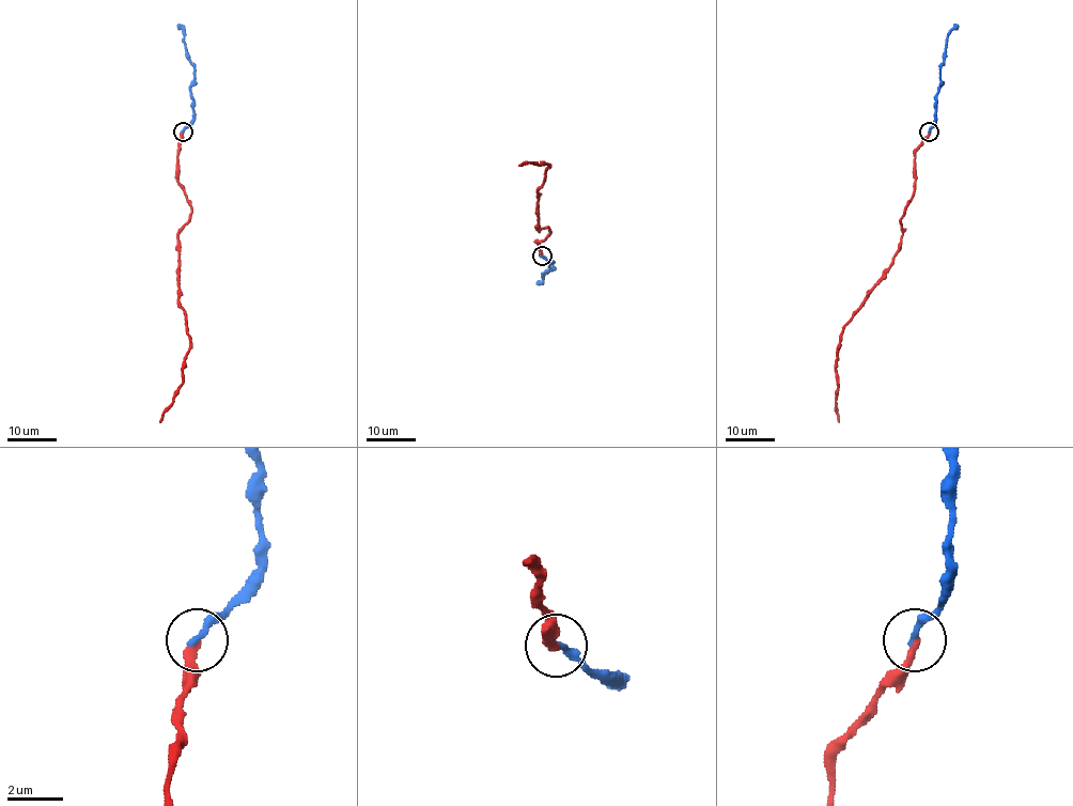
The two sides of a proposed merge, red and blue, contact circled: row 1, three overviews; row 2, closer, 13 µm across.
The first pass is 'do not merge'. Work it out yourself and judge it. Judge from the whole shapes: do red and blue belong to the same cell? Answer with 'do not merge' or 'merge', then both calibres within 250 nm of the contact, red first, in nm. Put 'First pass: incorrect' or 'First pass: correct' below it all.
do not merge; calibres 280 and 260 nm
First pass: correct

